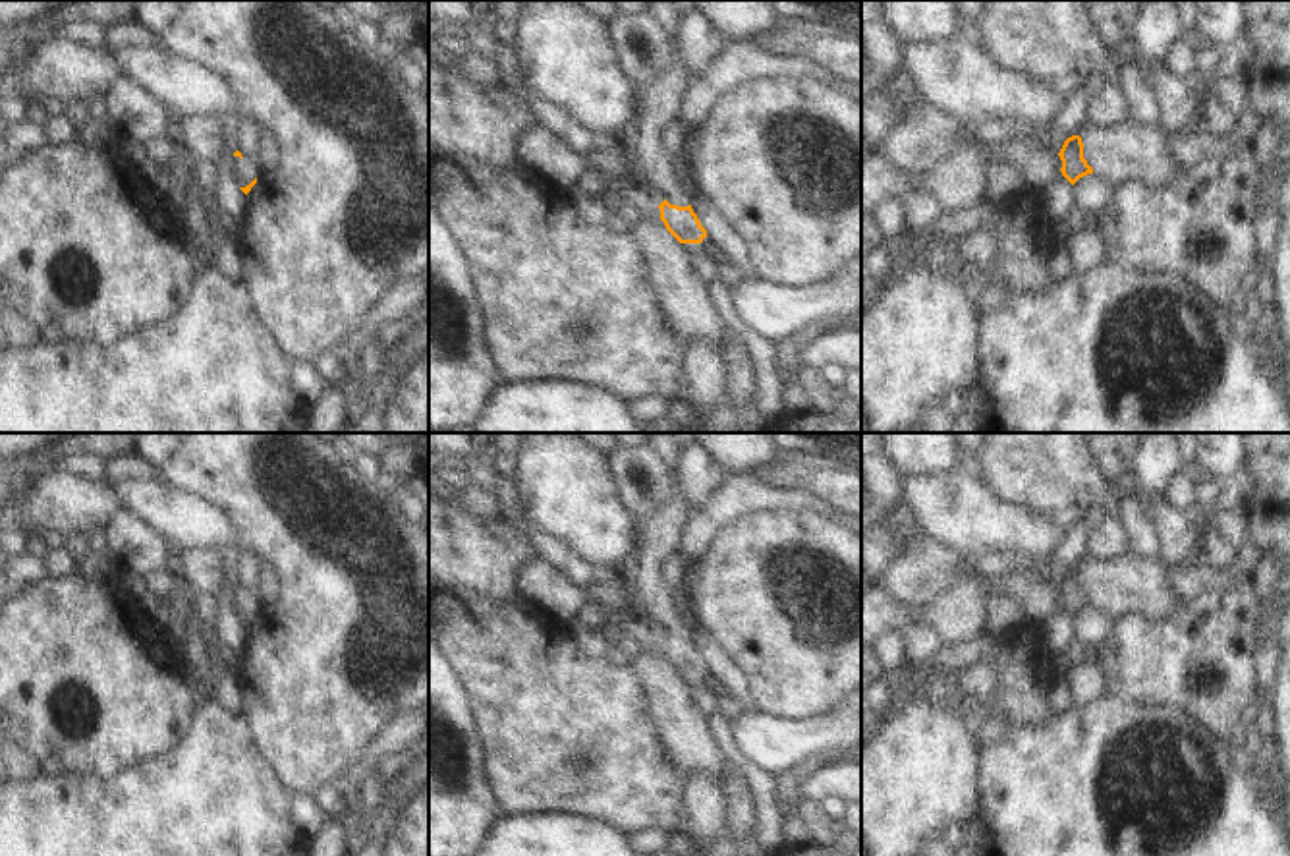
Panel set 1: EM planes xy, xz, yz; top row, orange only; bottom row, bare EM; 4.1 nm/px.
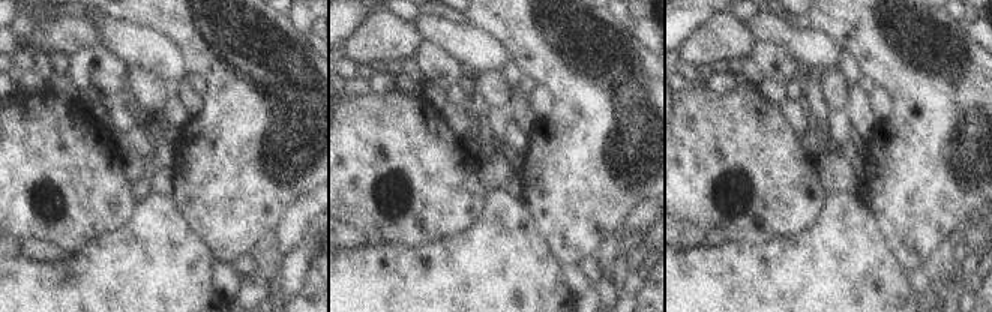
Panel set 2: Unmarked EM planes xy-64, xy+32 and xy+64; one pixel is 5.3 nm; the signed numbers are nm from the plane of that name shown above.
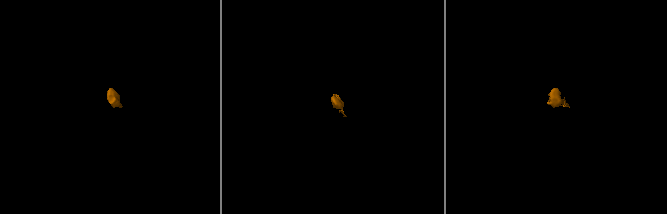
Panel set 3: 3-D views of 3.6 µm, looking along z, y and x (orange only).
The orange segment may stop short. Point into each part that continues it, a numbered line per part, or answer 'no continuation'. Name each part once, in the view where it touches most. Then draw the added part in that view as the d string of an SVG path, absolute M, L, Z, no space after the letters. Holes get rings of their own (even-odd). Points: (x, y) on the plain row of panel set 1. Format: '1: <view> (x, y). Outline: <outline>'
1: xz (659, 536). Outline: M676 489L670 502L660 506L637 529L637 574L630 584L631 609L647 622L659 622L670 638L687 640L689 630L672 607L672 589L662 580L662 564L680 553L680 539L689 508Z
2: xz (703, 698). Outline: M703 671L701 676L684 676L687 690L691 694L691 699L695 705L705 713L713 715L718 713L716 709L716 698L715 694L705 686L705 680L709 678L709 671Z

